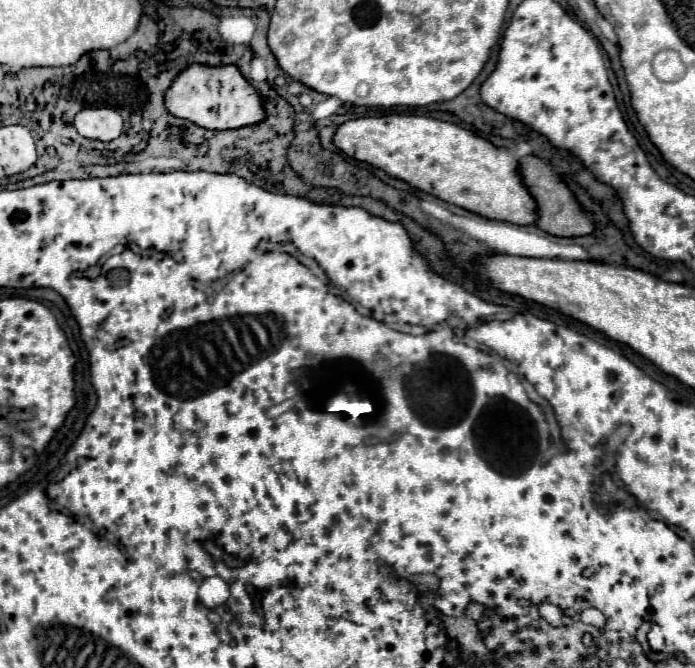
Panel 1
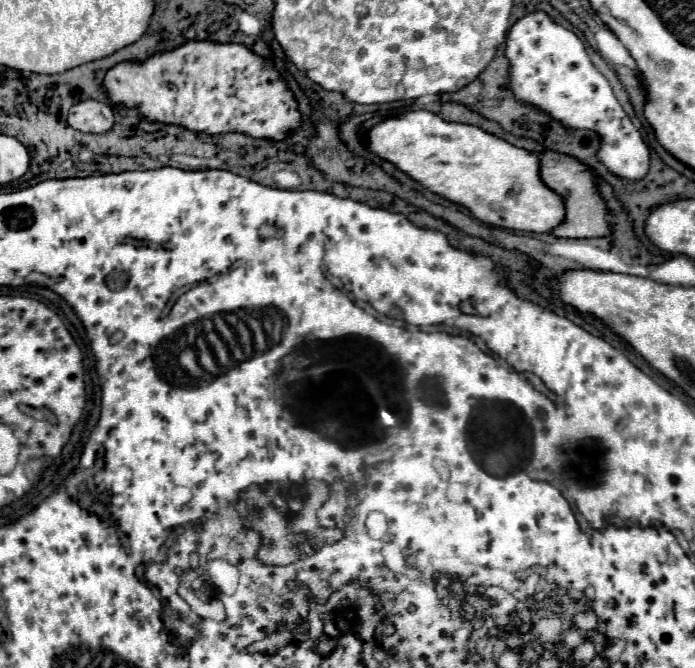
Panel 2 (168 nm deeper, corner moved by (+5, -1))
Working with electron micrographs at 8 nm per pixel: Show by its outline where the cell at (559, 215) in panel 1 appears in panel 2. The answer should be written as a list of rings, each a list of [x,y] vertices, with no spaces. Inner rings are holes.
[[[546,150],[542,154],[542,174],[540,176],[542,176],[544,184],[548,184],[548,188],[552,188],[554,192],[558,192],[564,198],[564,204],[566,204],[566,220],[552,232],[554,236],[600,238],[600,236],[608,236],[612,232],[612,224],[606,220],[606,216],[608,216],[606,202],[598,192],[598,186],[594,182],[594,172],[586,164],[578,162],[576,158],[572,158],[568,154],[558,154],[558,152]]]

